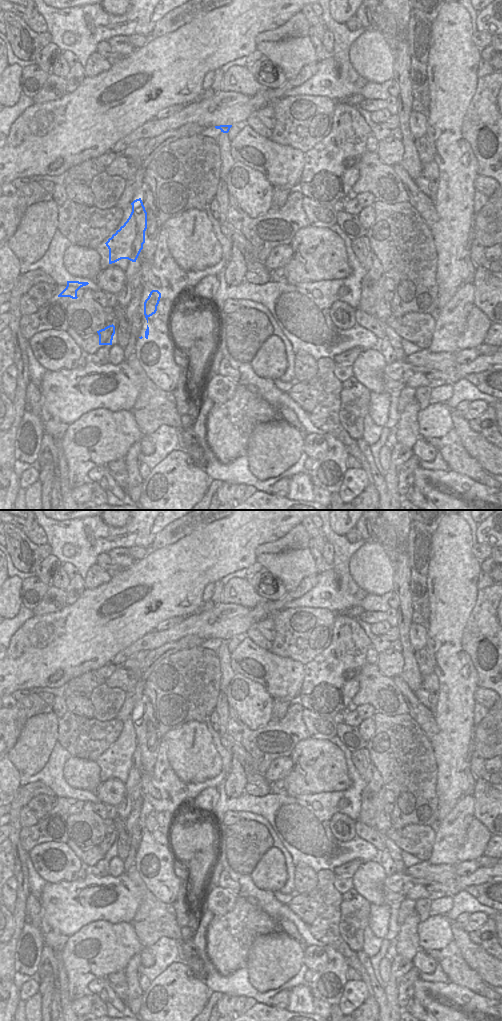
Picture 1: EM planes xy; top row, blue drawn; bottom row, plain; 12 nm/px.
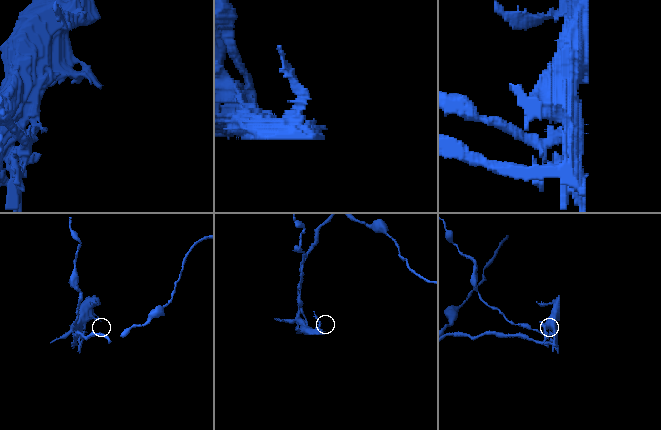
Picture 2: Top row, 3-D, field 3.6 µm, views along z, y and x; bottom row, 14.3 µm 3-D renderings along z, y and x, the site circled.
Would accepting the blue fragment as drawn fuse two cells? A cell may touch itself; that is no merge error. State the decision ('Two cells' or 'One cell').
Two cells.

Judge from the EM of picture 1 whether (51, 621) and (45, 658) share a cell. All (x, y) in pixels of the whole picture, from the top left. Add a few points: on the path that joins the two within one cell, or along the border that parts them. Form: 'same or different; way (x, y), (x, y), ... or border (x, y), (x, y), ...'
same; way (50, 630), (49, 649)

